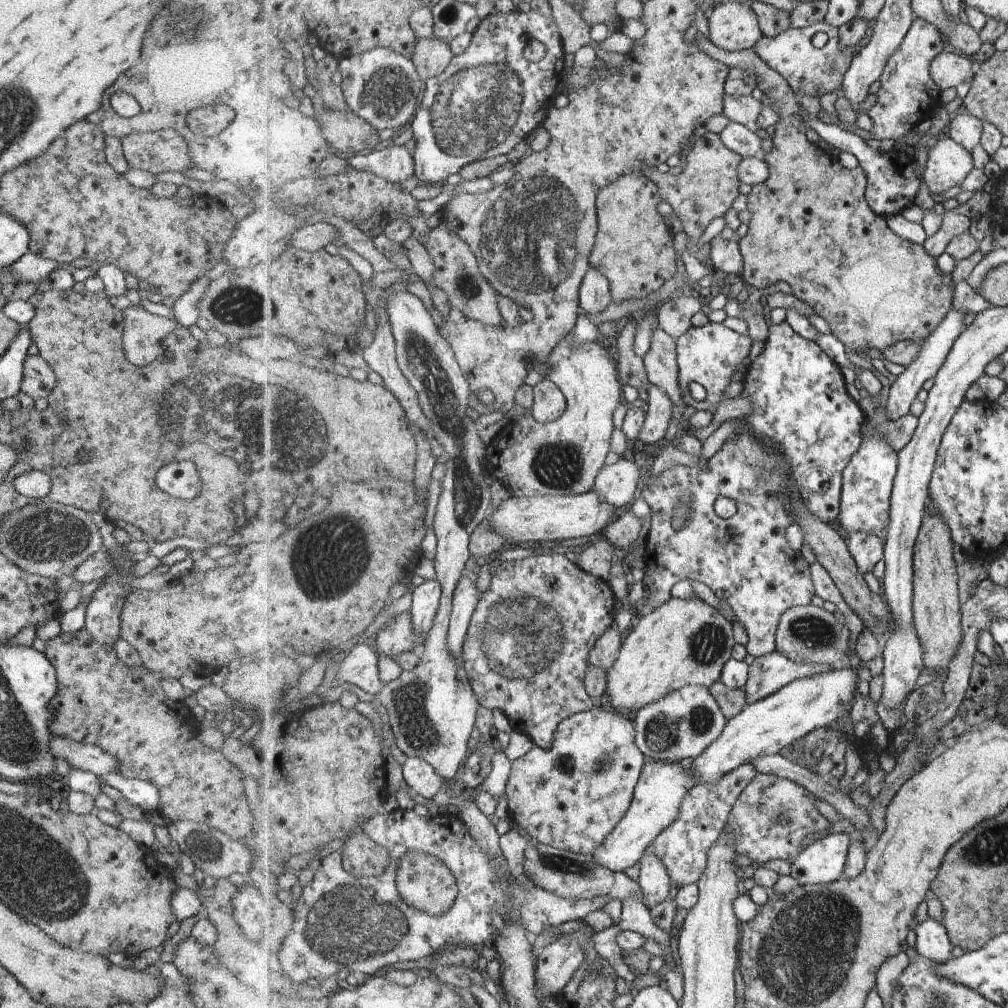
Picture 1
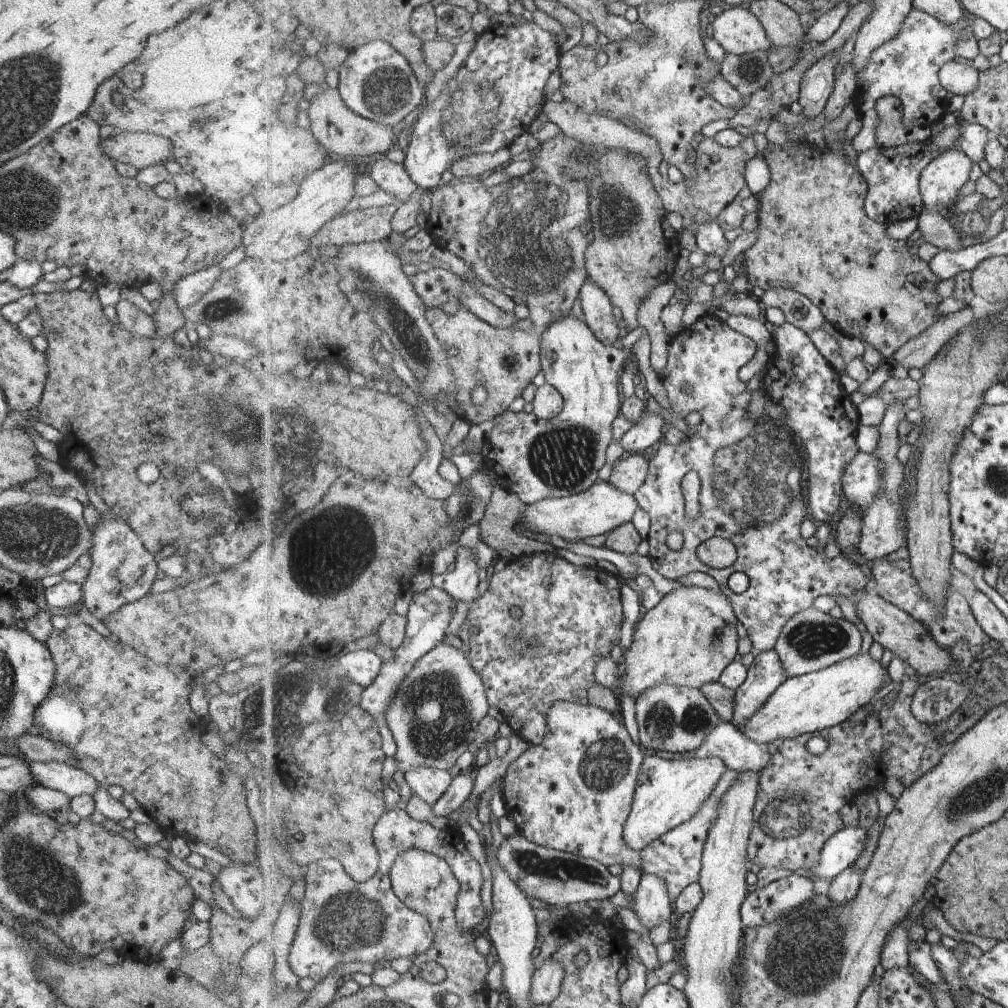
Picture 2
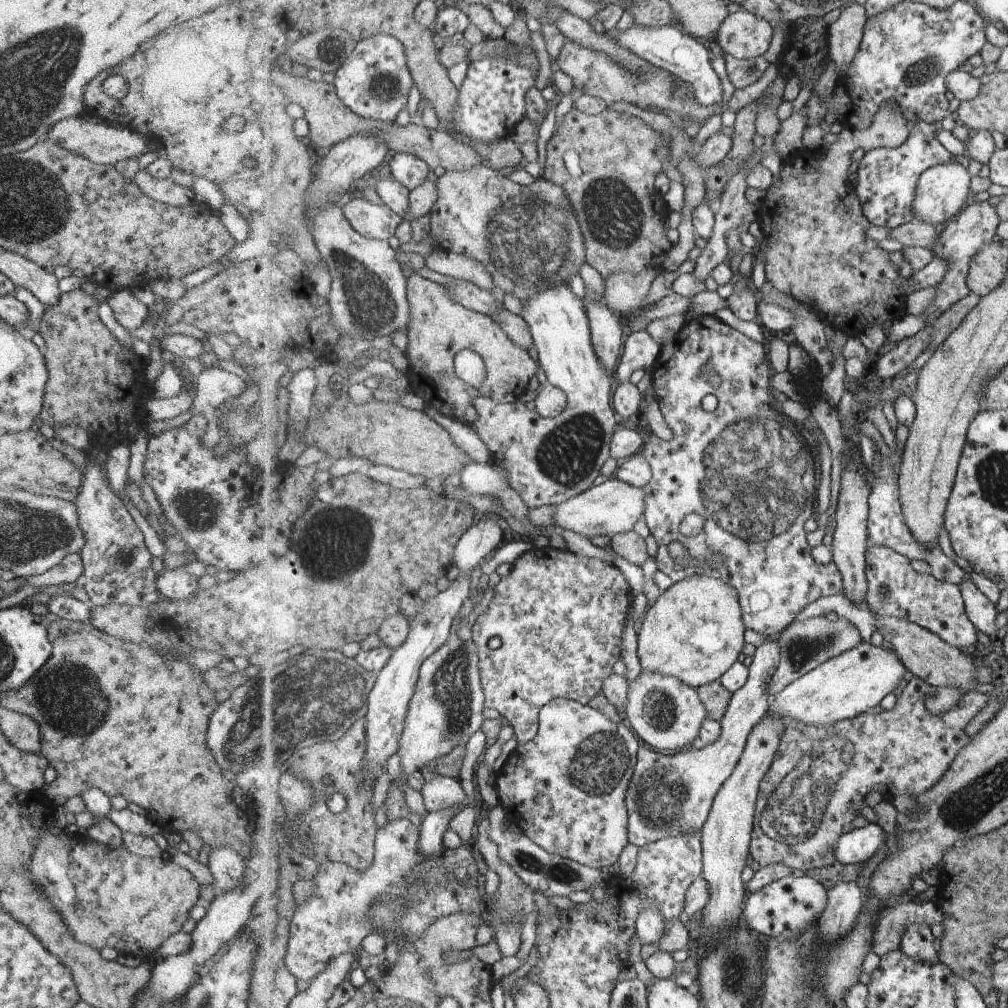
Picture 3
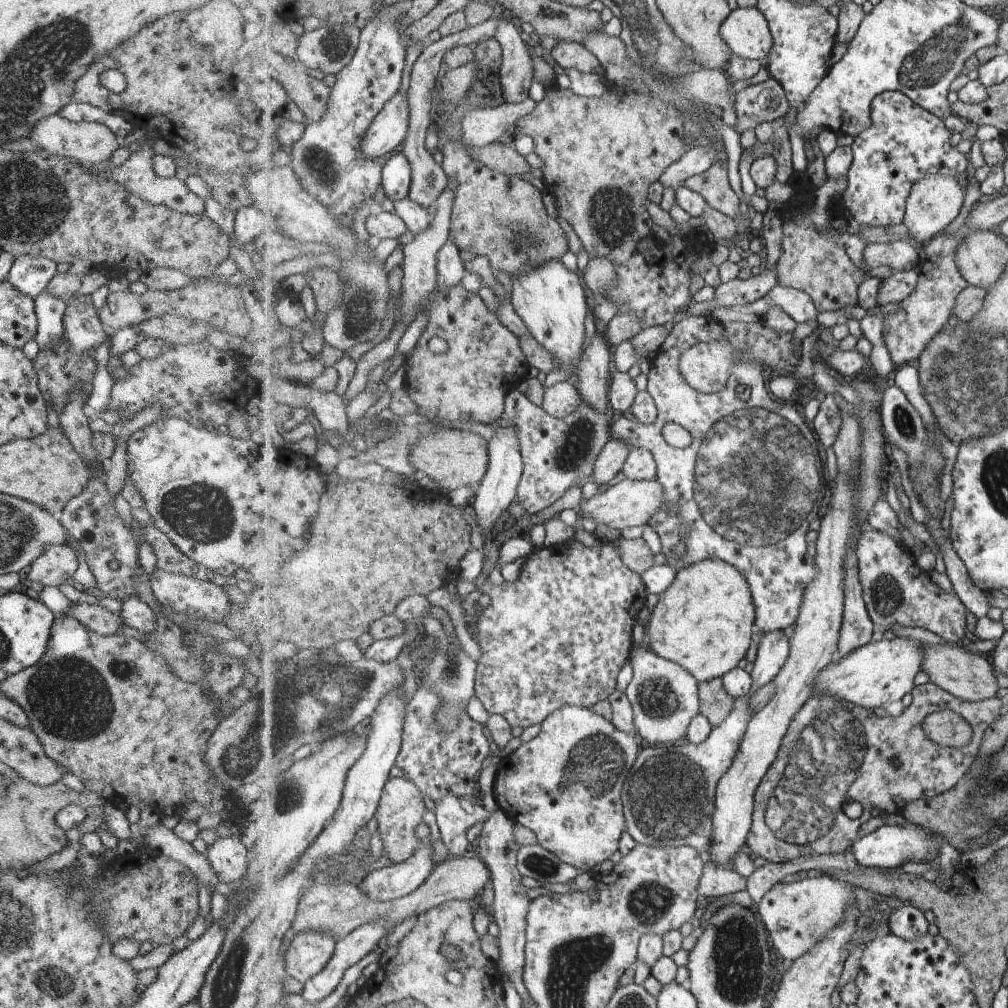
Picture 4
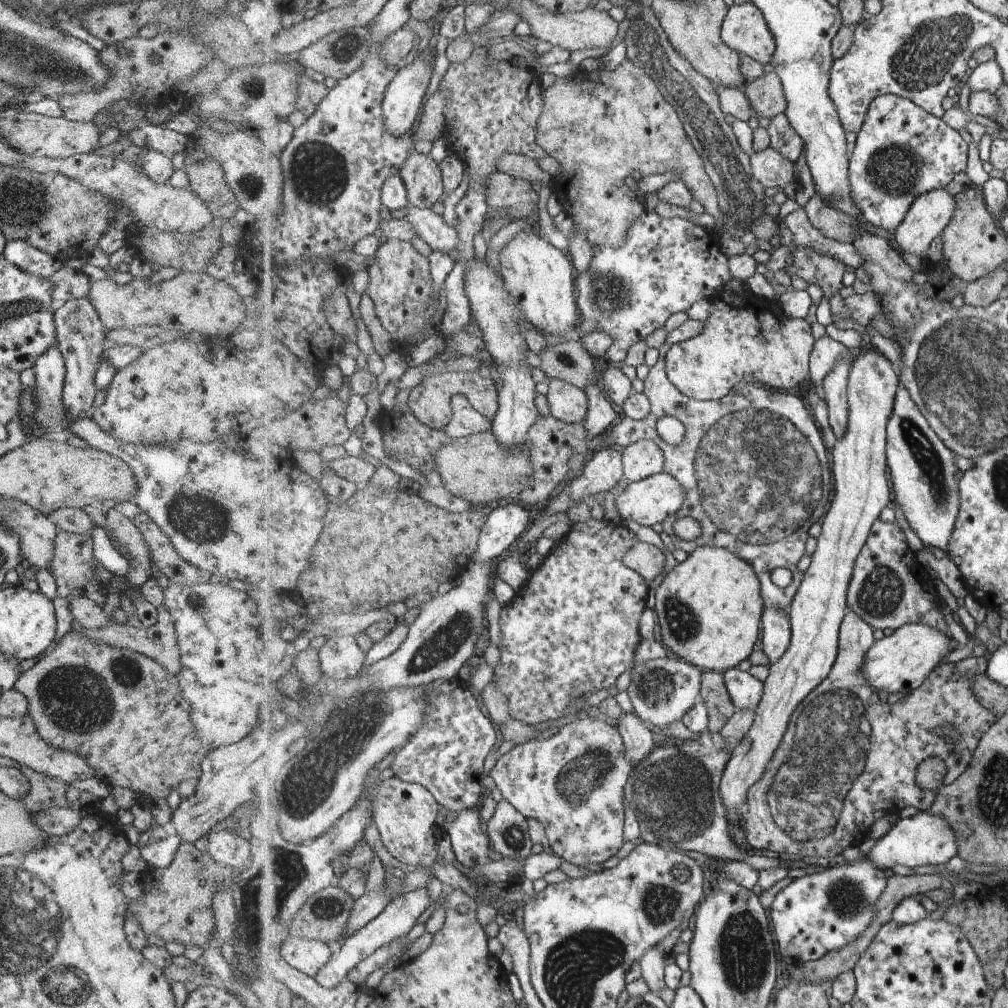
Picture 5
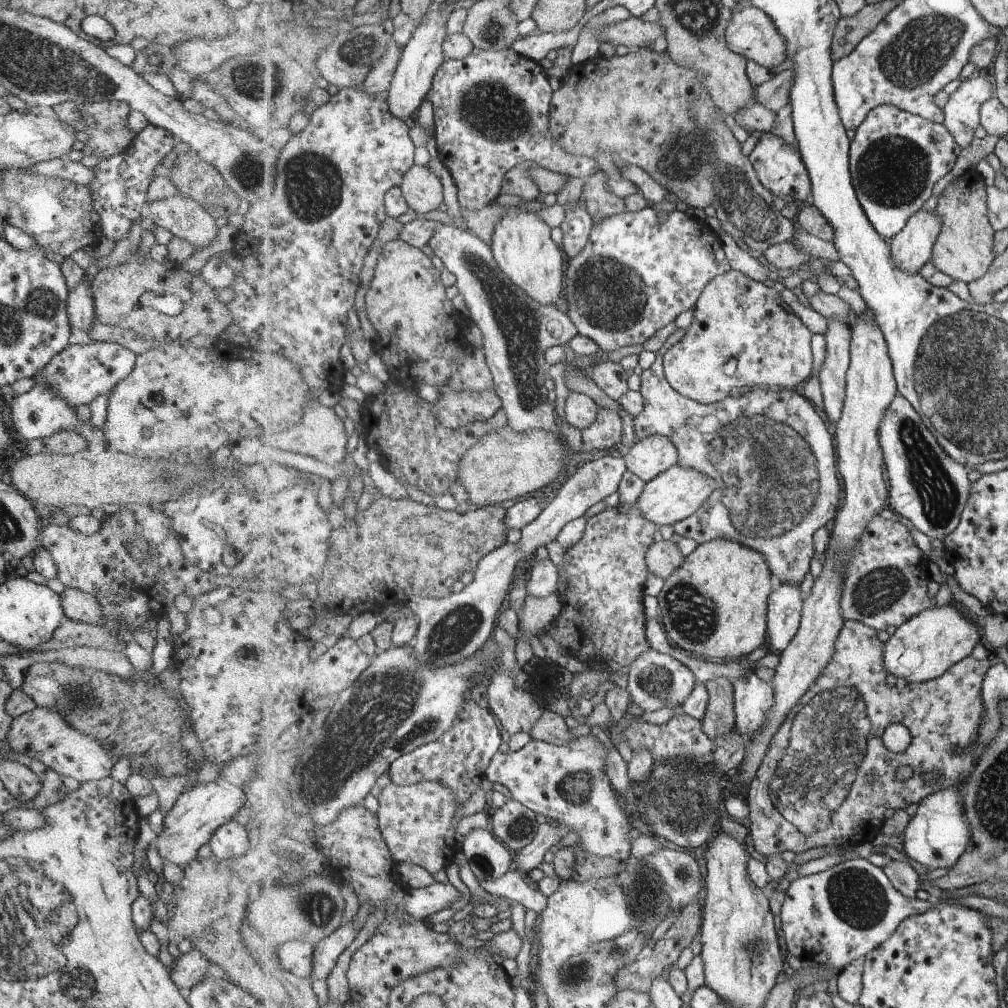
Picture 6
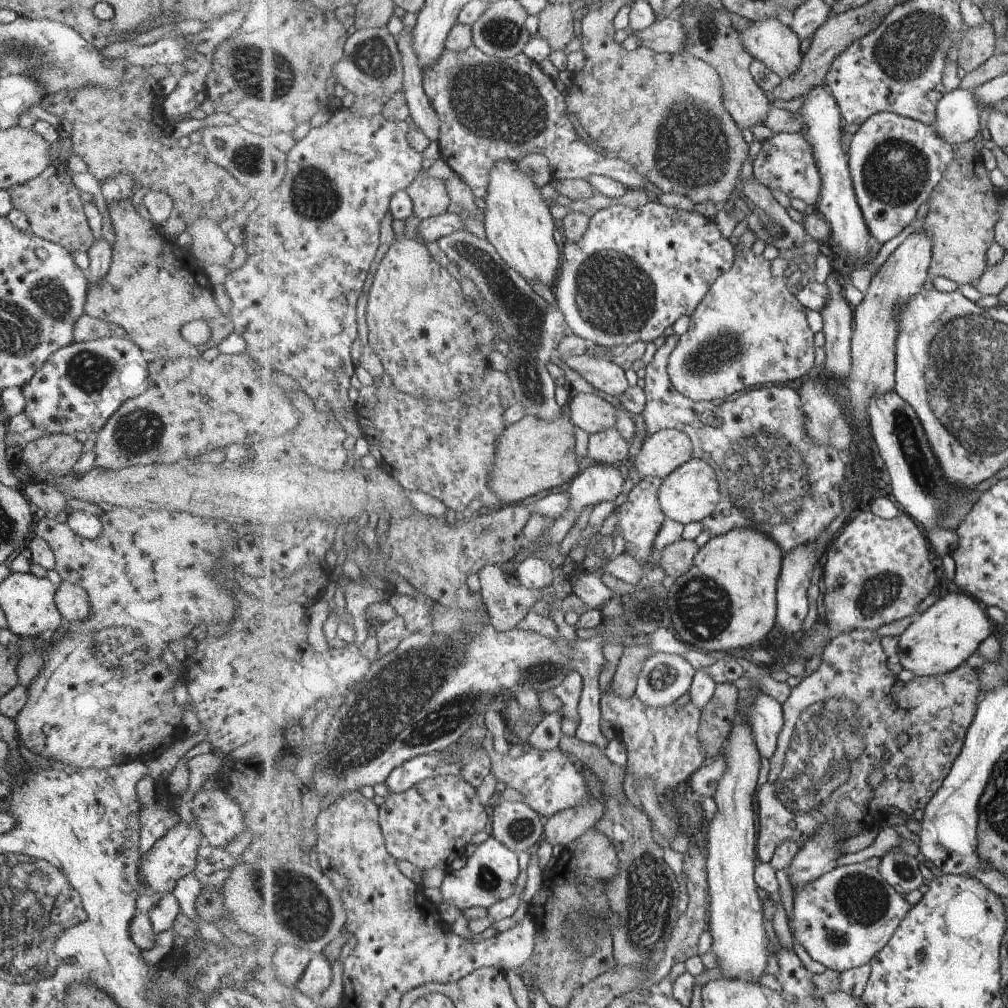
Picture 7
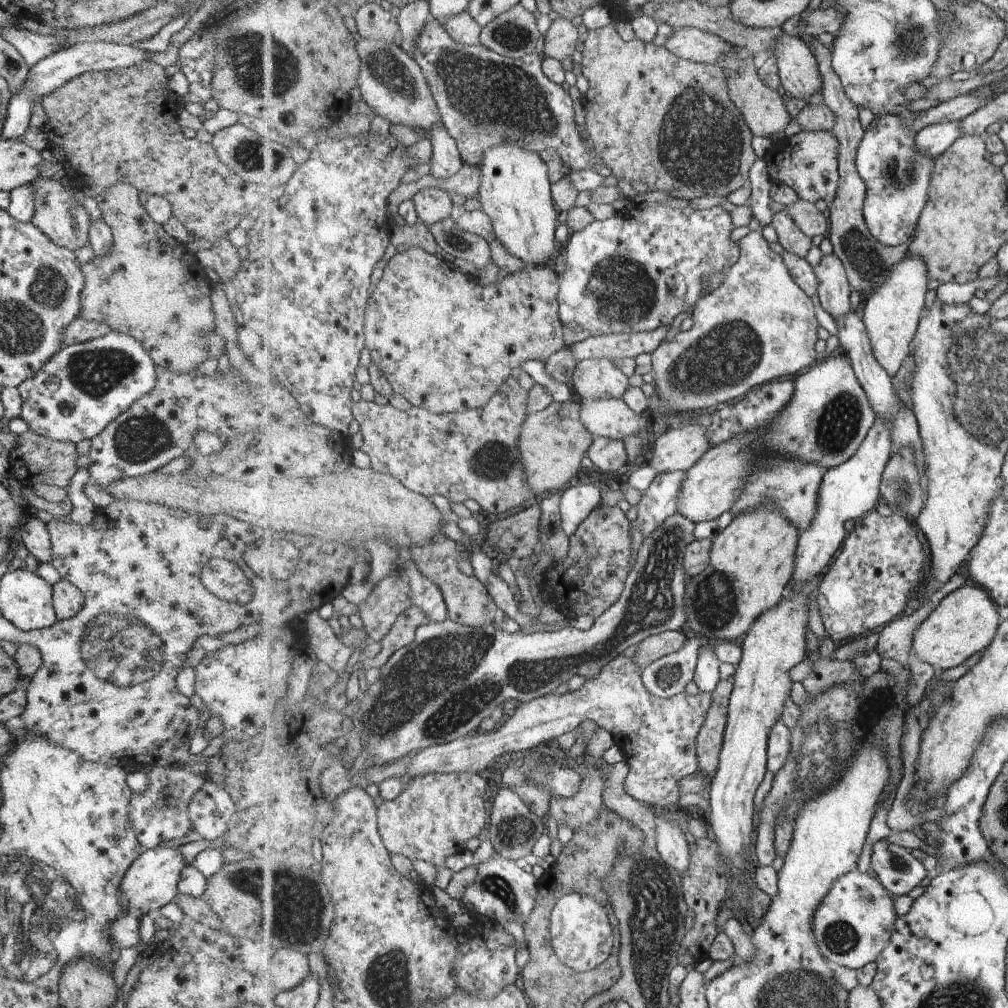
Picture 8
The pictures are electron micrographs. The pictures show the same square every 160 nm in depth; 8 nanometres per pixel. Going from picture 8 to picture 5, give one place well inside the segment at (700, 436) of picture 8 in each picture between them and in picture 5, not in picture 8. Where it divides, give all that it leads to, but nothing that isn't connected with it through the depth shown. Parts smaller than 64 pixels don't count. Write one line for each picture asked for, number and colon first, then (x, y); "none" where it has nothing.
5: (645, 458)
6: (648, 458)
7: (664, 452)

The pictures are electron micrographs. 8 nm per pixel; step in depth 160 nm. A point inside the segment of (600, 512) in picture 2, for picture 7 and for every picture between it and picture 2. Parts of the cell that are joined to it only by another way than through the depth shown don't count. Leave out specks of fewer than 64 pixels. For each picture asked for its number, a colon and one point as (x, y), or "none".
3: (613, 507)
4: (627, 503)
5: (650, 501)
6: (678, 493)
7: (693, 492)

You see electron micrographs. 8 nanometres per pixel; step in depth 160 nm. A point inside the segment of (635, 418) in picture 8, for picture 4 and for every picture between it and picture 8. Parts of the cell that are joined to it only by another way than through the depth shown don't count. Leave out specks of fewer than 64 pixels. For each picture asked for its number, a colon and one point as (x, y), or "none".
4: (561, 399)
5: (567, 402)
6: (581, 410)
7: (593, 414)

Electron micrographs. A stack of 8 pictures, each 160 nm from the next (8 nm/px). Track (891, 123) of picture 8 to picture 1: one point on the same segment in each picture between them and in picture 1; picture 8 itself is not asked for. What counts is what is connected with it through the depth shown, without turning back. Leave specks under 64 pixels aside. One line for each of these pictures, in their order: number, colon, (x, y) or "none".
1: (894, 177)
2: (894, 174)
3: (887, 177)
4: (906, 142)
5: (902, 151)
6: (896, 158)
7: (896, 162)

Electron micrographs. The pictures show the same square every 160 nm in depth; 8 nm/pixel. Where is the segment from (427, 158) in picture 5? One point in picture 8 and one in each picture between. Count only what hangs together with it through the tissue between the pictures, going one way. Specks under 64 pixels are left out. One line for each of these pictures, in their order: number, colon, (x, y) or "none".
6: (424, 192)
7: (431, 200)
8: (434, 205)

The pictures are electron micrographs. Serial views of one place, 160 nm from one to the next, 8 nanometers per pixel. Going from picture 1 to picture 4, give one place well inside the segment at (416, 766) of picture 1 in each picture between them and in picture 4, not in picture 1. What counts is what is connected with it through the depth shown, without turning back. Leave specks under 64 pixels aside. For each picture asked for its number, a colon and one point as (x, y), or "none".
2: (430, 783)
3: (442, 793)
4: (455, 815)

